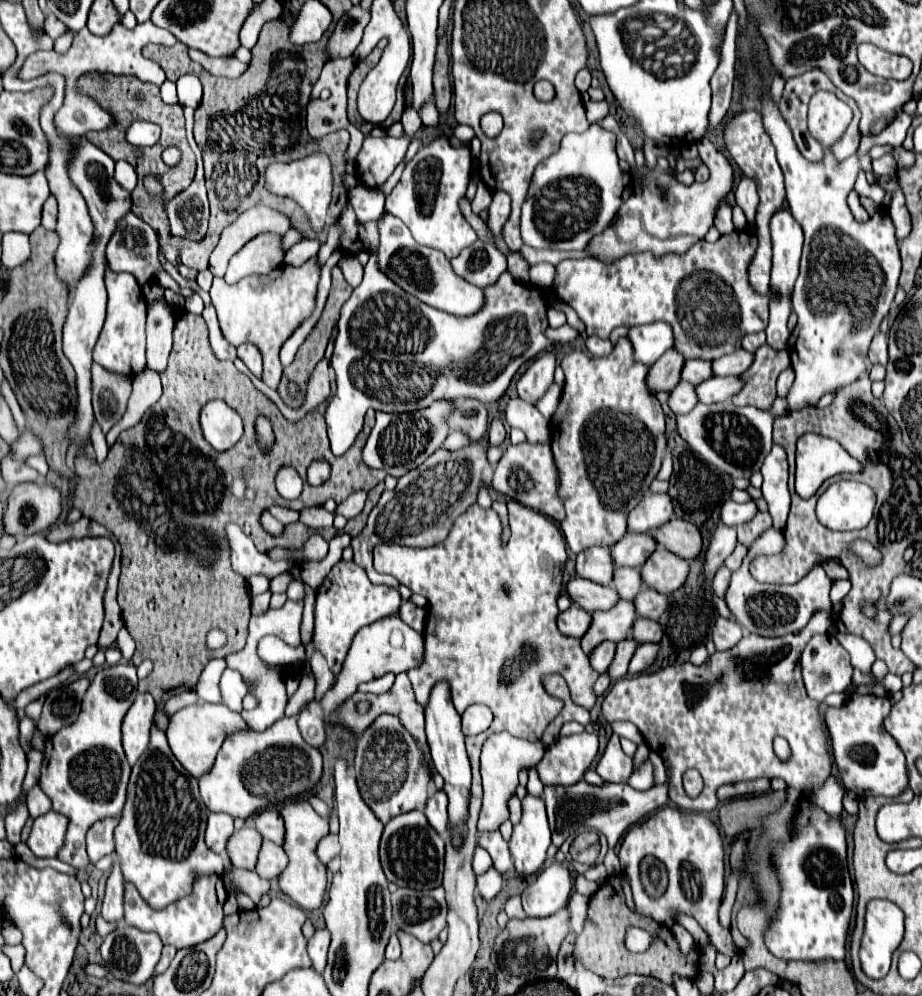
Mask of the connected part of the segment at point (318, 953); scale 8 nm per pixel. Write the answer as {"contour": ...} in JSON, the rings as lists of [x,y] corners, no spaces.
{"contour":[[[318,929],[314,933],[314,937],[308,941],[308,955],[312,959],[312,967],[320,975],[326,969],[328,947],[330,947],[330,933],[328,933],[328,929]]]}

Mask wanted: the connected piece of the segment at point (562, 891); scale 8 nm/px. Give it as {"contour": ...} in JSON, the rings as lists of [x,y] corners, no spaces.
{"contour":[[[554,861],[522,893],[522,905],[528,917],[548,917],[568,905],[574,889],[574,875],[568,867]]]}

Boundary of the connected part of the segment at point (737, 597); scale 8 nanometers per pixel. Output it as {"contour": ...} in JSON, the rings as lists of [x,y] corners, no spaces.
{"contour":[[[774,527],[768,529],[750,547],[742,567],[732,573],[732,581],[730,581],[730,587],[726,591],[726,603],[728,603],[730,611],[734,613],[734,617],[738,619],[738,623],[754,635],[782,637],[782,635],[788,635],[788,633],[798,633],[800,629],[806,627],[806,623],[810,621],[810,617],[814,615],[816,609],[830,609],[832,607],[832,603],[828,599],[832,579],[826,575],[826,571],[820,565],[814,565],[802,577],[802,581],[798,581],[794,585],[764,585],[764,583],[754,581],[754,577],[748,571],[752,557],[782,553],[784,545],[786,545],[786,539],[782,537],[782,531],[778,531]]]}

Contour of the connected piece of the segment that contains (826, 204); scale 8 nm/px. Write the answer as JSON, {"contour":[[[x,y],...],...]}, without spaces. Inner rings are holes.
{"contour":[[[770,89],[762,91],[762,119],[764,129],[770,135],[776,153],[778,163],[786,177],[786,201],[790,207],[790,213],[804,229],[804,251],[802,251],[802,263],[800,263],[800,277],[794,285],[792,293],[792,307],[798,315],[798,325],[791,334],[789,340],[790,359],[792,367],[796,371],[794,385],[786,397],[790,411],[800,411],[804,407],[816,405],[824,393],[836,391],[840,387],[846,387],[854,383],[858,377],[866,371],[866,353],[870,347],[872,337],[878,333],[878,327],[882,319],[888,315],[890,303],[894,299],[898,279],[900,279],[900,253],[898,253],[898,241],[894,237],[894,225],[890,221],[888,213],[874,213],[868,223],[858,223],[846,203],[848,191],[854,189],[854,181],[860,171],[872,173],[877,181],[880,177],[872,170],[870,155],[852,157],[842,163],[836,163],[834,157],[826,155],[822,163],[810,163],[802,157],[798,149],[794,149],[794,137],[790,131],[790,125],[782,119],[780,109],[772,101]],[[854,299],[866,299],[866,317],[858,313],[858,305]]]}

